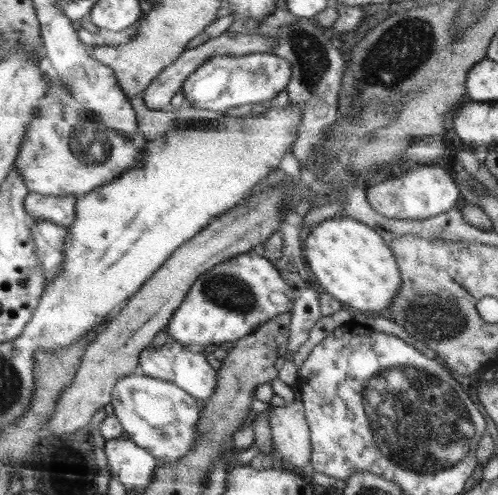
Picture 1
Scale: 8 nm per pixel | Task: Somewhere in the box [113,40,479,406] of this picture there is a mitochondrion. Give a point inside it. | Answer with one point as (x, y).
(434, 316)

